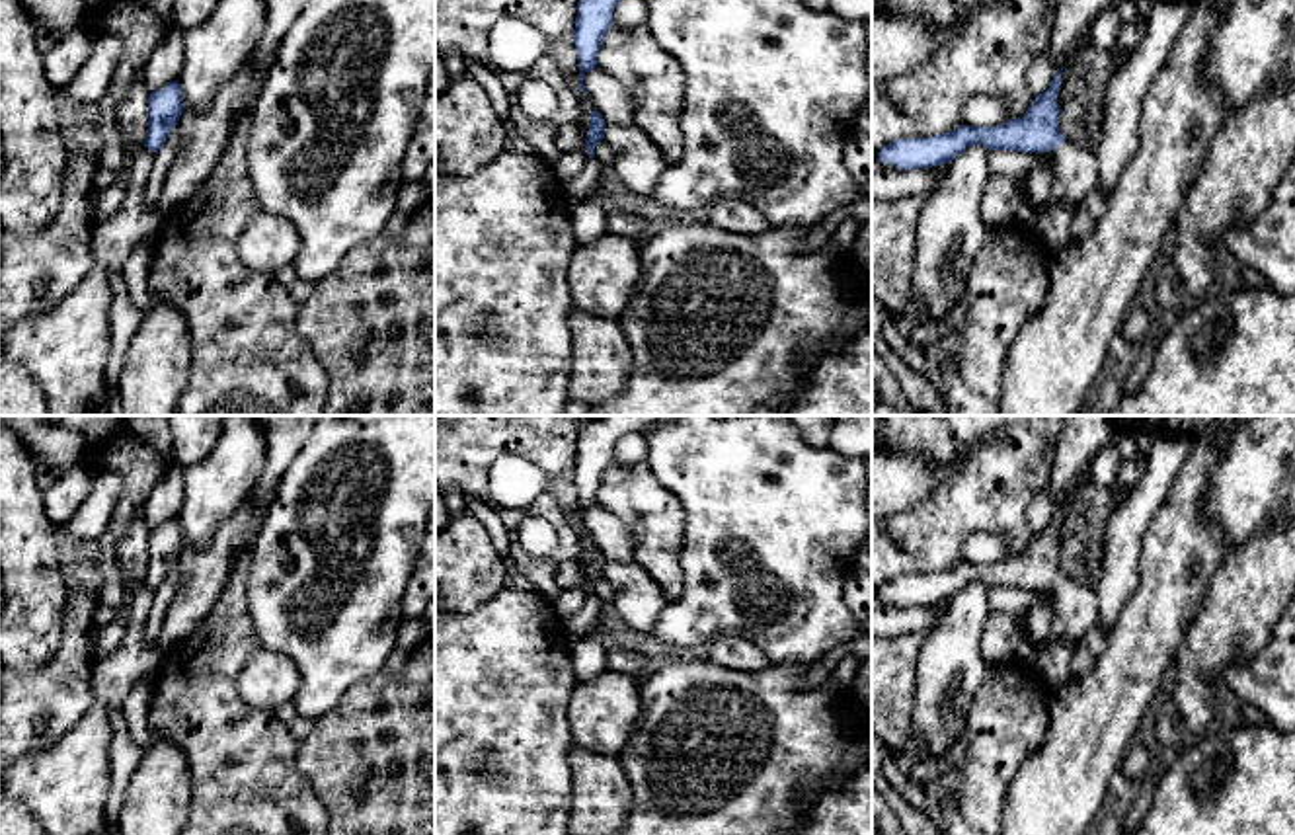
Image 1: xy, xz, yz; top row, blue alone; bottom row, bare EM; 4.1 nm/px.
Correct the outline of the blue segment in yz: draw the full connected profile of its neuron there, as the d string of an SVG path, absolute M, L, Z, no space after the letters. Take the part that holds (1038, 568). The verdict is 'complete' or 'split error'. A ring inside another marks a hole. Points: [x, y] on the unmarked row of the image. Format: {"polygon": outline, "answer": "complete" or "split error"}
{"polygon": "M1063 503L1049 525L1036 531L1024 554L995 564L961 562L926 576L899 576L880 585L878 597L899 607L917 607L948 601L971 581L989 587L1051 589L1055 607L1049 634L1077 646L1098 620L1098 595L1092 583L1079 583L1059 568L1061 509Z", "answer": "split error"}

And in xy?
{"polygon": "M170 519L168 523L150 529L148 535L148 568L144 576L144 583L150 589L158 589L170 568L177 562L181 554L181 525L176 519Z", "answer": "complete"}

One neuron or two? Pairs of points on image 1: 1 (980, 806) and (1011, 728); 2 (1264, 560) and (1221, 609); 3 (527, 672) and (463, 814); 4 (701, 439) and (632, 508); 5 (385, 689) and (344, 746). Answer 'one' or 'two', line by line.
1: one
2: one
3: one
4: two
5: one

